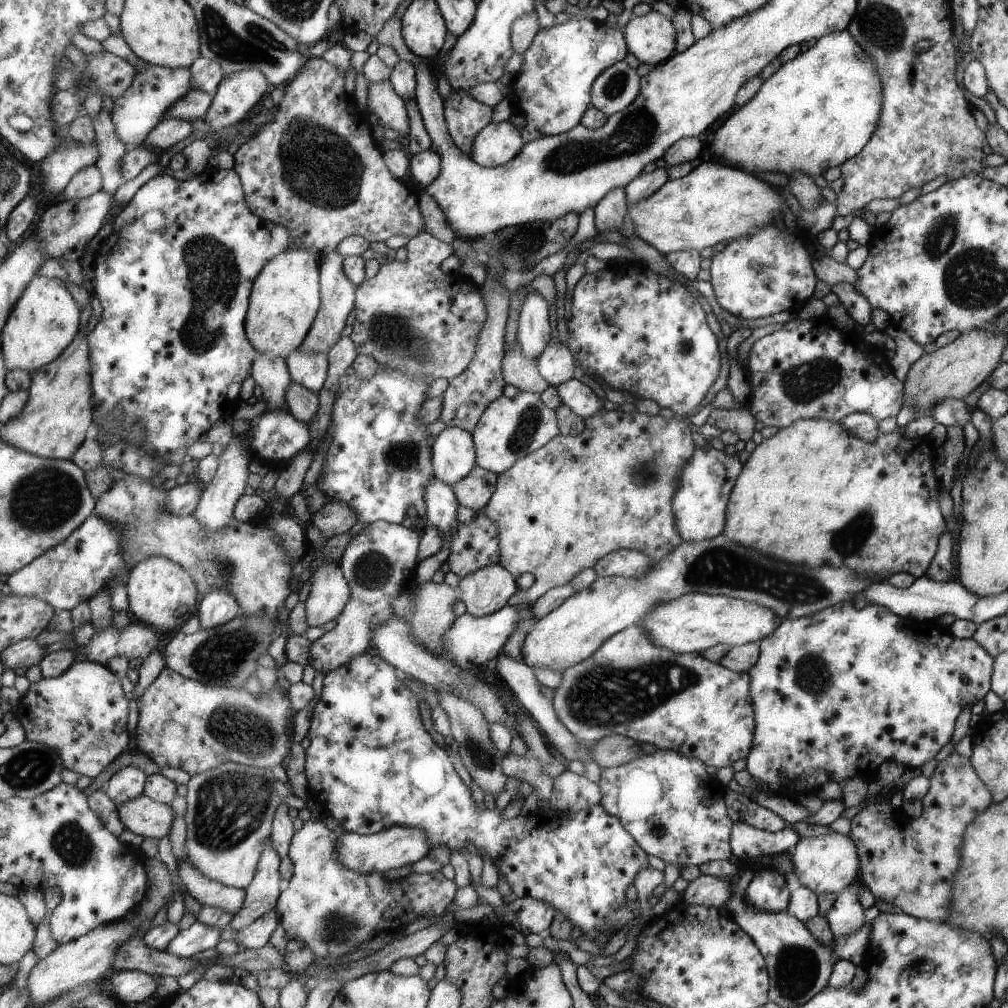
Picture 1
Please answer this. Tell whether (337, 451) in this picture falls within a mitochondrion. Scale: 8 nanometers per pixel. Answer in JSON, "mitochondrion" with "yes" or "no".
{"mitochondrion":"no"}

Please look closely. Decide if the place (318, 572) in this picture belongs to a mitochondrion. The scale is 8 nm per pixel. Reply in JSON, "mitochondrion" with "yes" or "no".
{"mitochondrion":"no"}

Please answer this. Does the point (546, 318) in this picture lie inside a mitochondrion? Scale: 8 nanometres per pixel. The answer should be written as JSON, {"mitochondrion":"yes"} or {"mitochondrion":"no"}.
{"mitochondrion":"no"}

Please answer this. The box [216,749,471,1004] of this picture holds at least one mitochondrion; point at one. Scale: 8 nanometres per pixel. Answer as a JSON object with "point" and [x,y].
{"point":[339,929]}

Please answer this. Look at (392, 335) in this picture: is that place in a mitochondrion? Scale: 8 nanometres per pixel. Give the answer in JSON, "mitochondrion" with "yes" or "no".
{"mitochondrion":"yes"}

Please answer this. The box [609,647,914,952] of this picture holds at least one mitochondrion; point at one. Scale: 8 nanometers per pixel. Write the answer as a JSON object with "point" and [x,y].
{"point":[813,674]}

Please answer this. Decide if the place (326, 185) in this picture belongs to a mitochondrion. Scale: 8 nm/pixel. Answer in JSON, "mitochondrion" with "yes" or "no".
{"mitochondrion":"yes"}

